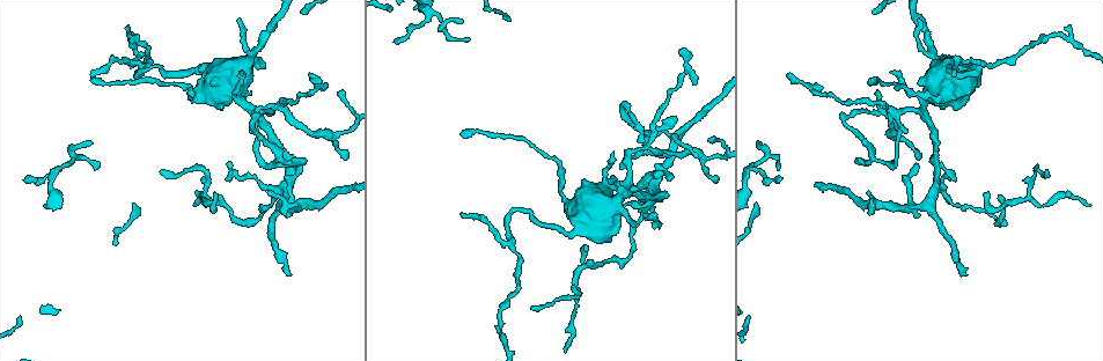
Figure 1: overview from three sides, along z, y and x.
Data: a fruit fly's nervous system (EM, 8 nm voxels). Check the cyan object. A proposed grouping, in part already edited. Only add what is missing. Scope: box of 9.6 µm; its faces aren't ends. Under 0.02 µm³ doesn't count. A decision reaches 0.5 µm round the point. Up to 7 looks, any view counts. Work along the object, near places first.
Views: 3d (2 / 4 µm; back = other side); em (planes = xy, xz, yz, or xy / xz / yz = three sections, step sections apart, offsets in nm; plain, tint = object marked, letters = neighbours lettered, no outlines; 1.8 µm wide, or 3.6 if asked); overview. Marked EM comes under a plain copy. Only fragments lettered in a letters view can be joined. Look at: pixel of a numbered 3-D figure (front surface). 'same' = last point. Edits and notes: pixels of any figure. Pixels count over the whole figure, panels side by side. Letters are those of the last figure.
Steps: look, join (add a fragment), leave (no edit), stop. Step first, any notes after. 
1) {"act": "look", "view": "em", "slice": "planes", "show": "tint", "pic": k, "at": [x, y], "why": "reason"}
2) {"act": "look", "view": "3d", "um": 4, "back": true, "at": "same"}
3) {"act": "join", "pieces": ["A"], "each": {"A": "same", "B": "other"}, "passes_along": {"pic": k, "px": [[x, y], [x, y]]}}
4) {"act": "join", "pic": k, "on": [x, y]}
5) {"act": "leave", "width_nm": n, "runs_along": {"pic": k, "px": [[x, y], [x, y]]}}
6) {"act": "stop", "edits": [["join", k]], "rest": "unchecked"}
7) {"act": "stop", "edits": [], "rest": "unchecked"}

{"act": "look", "view": "3d", "um": 4, "back": true, "pic": 1, "at": [694, 84]}

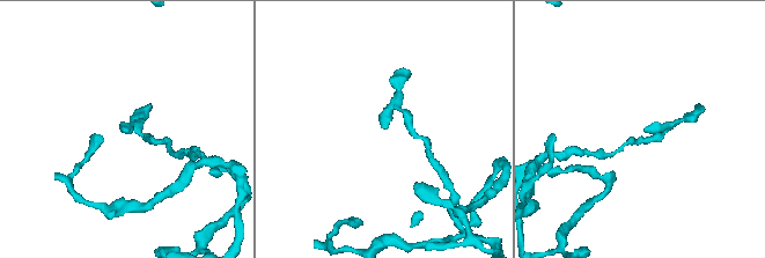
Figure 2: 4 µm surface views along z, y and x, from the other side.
{"act": "look", "view": "em", "slice": "planes", "show": "letters", "pic": 2, "at": [127, 133]}

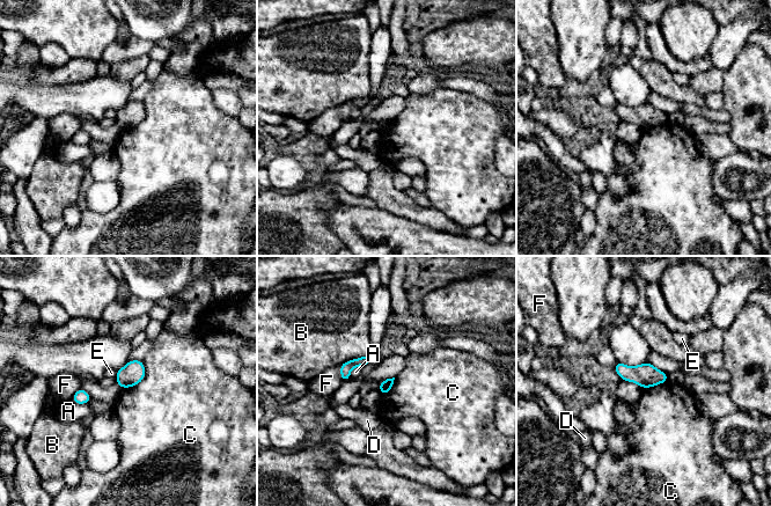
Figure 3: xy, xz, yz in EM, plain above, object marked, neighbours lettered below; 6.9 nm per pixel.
{"act": "leave", "each": {"A": "other", "B": "other", "C": "other", "D": "other", "E": "other", "F": "other"}, "border": {"pic": 3, "px": [[142, 360], [145, 376], [123, 389]]}, "found": "no lettered fragment goes on from it"}

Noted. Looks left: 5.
{"act": "look", "view": "3d", "um": 4, "back": true, "pic": 1, "at": [940, 162], "why": "branch stops here"}

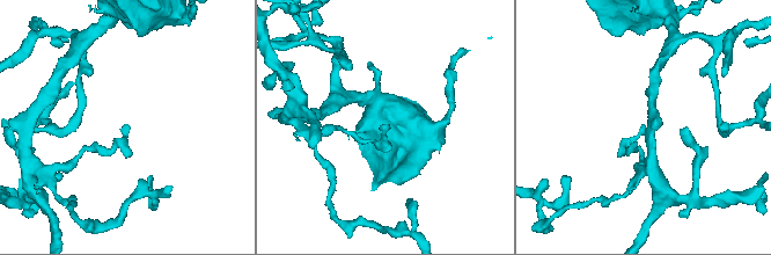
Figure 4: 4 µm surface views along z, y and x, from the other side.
{"act": "look", "view": "em", "slice": "xz", "step": 8, "show": "tint", "pic": 4, "at": [125, 126], "why": "shape alone is not enough"}

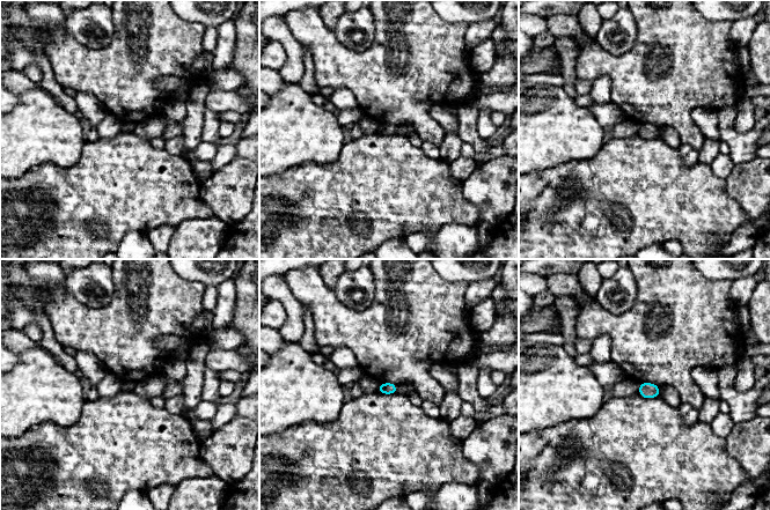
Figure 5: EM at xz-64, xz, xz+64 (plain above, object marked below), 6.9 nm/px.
{"act": "look", "view": "em", "slice": "planes", "show": "letters", "at": "same", "why": "another direction"}

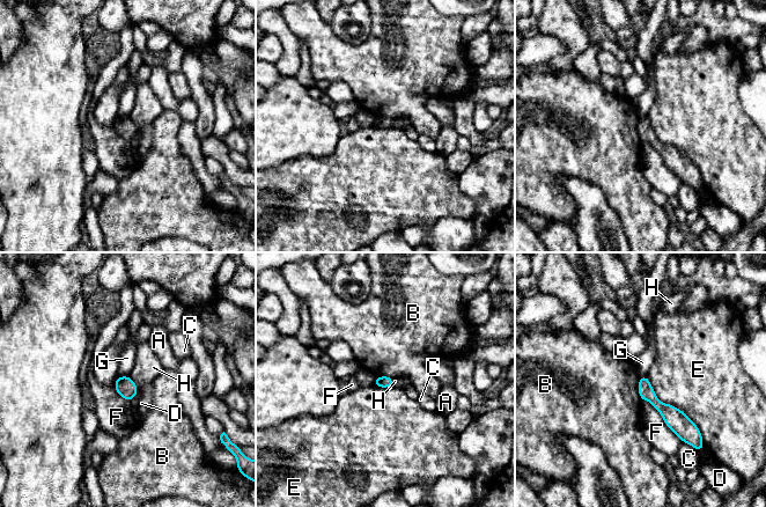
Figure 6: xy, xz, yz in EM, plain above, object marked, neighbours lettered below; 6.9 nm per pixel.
{"act": "leave", "longest_contact_nm": ["E", 600], "each": {"A": "other", "B": "other", "C": "other", "D": "other", "E": "other", "F": "other", "G": "other", "H": "other"}, "runs_along": {"pic": 6, "px": [[643, 379], [646, 391], [689, 435]]}, "found": "no lettered fragment goes on from it"}

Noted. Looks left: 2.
{"act": "look", "view": "em", "slice": "yz", "step": 4, "show": "tint", "pic": 1, "at": [1020, 199], "why": "sharp bend"}

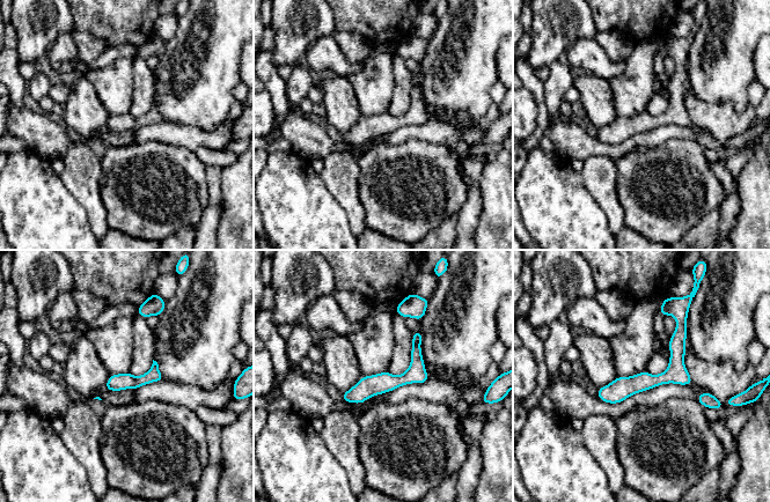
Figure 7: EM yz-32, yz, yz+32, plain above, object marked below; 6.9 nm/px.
{"act": "look", "view": "em", "slice": "planes", "show": "letters", "at": "same", "why": "another direction"}

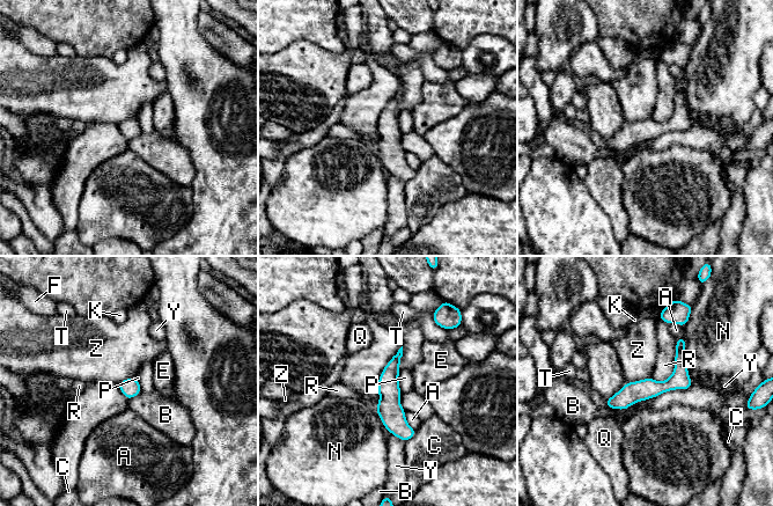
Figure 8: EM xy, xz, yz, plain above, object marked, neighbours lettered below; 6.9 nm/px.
{"act": "leave", "each": {"A": "other", "B": "other", "C": "other", "E": "other", "F": "other", "K": "other", "N": "other", "P": "other", "Q": "other", "R": "other", "T": "other", "Y": "other", "Z": "other"}, "border": {"pic": 8, "px": [[403, 346], [399, 371]]}, "found": "no lettered fragment goes on from it"}

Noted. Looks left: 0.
{"act": "stop", "edits": [], "rest": "unchecked"}

